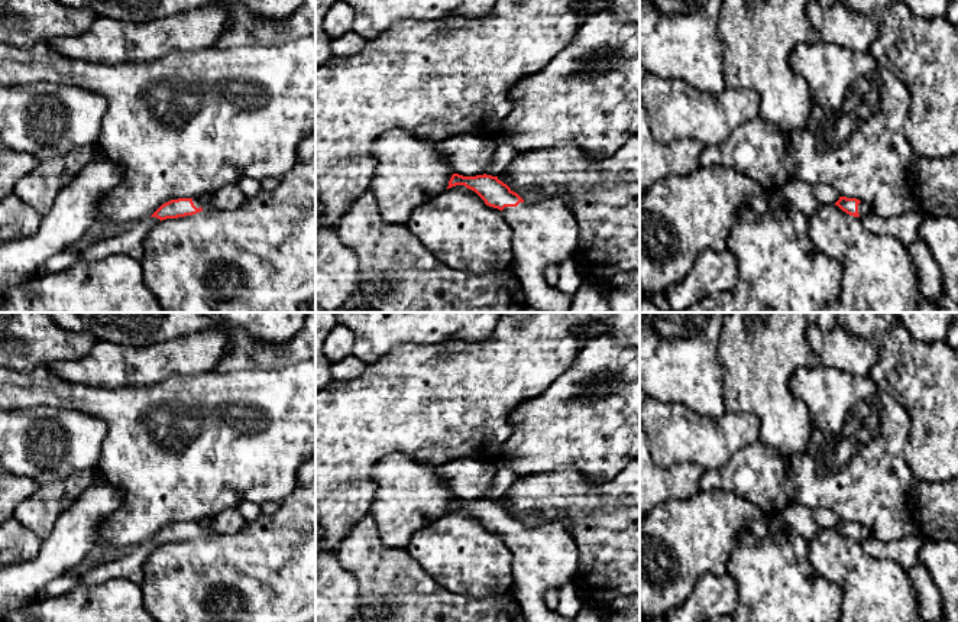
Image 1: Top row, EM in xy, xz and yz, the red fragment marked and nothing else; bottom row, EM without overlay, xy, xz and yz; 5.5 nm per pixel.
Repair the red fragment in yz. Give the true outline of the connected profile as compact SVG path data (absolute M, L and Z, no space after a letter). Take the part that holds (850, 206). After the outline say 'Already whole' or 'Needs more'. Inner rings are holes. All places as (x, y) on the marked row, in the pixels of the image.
M839 197L835 203L842 211L854 217L862 217L873 213L873 207L867 203L862 203L857 198Z. Needs more

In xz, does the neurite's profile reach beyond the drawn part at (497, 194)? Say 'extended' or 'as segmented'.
extended

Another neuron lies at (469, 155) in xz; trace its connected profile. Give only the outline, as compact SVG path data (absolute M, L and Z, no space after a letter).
M454 135L437 146L449 158L454 172L463 176L483 175L496 150L491 136L475 135Z

